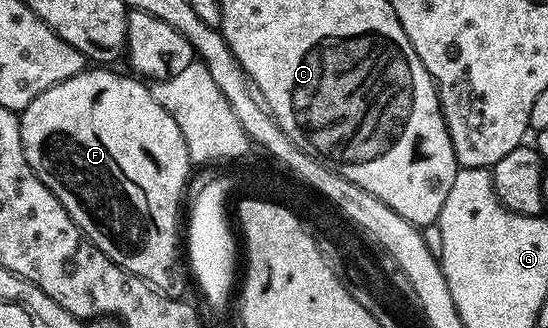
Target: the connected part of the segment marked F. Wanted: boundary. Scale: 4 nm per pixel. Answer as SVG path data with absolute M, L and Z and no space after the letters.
M87 68L76 76L58 82L52 88L40 92L40 96L36 96L36 100L32 100L32 104L28 104L28 108L20 111L18 120L20 140L24 144L24 156L32 168L32 172L36 176L40 176L40 180L54 193L56 200L60 200L60 204L64 204L68 216L78 225L85 241L100 248L100 252L104 252L104 256L111 258L117 266L124 268L129 274L143 278L155 290L168 295L169 298L182 298L185 295L186 278L188 282L188 270L183 259L178 259L178 205L182 202L182 193L186 190L186 181L189 180L190 169L192 169L192 163L188 156L188 144L184 144L184 136L180 136L180 128L176 128L176 120L172 120L172 116L168 116L168 112L154 98L151 87L145 81L139 80L129 73L126 74L117 74L114 68Z

